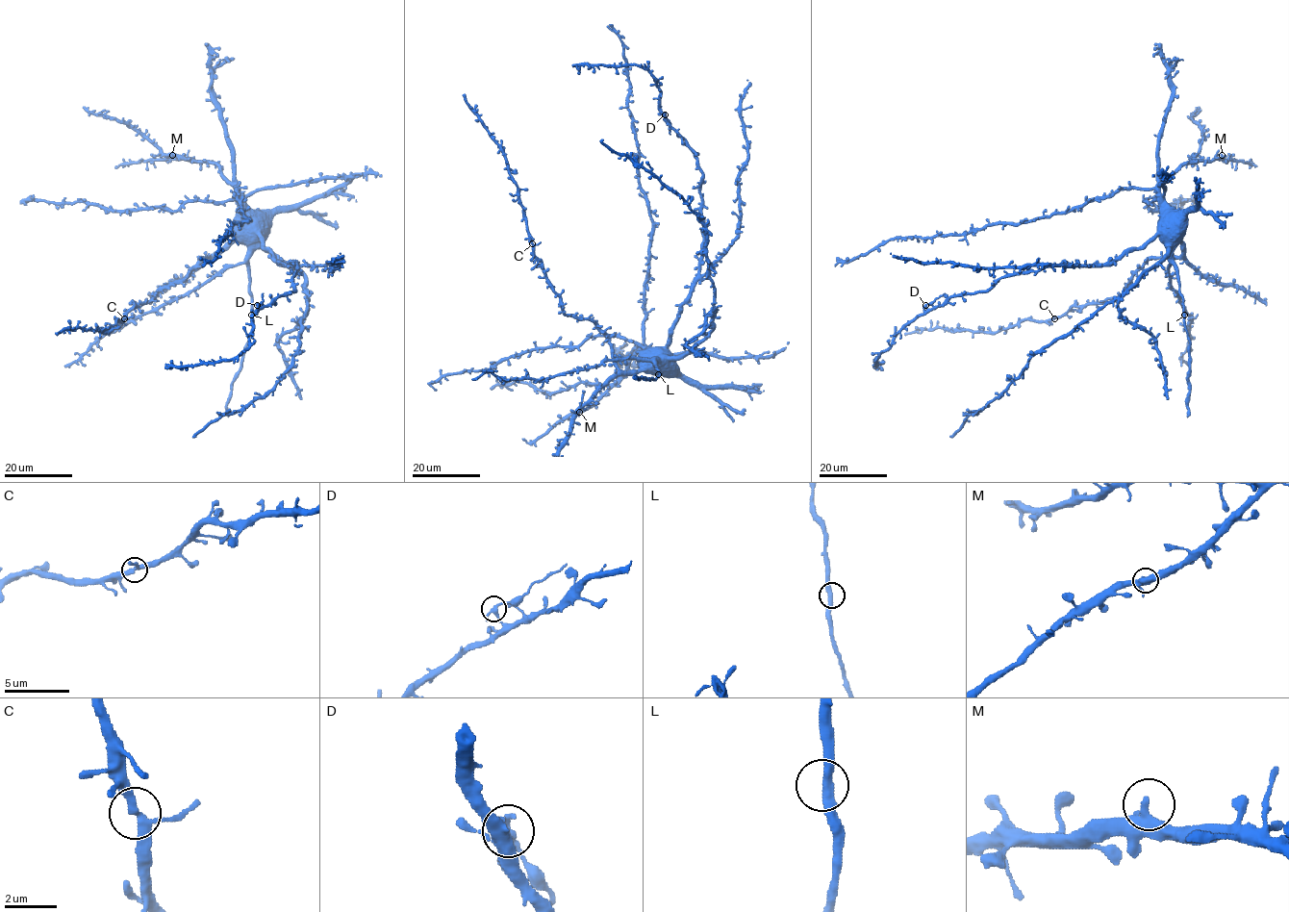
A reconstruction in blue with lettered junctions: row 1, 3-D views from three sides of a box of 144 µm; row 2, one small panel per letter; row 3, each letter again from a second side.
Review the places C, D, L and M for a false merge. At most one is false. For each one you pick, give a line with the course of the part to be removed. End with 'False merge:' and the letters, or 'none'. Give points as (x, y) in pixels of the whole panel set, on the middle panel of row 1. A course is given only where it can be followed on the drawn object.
D: Course of the part to remove: (665, 114), (670, 123), (670, 134)
False merge: D

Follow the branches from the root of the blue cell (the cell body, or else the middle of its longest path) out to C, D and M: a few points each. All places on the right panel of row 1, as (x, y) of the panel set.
C: (1163, 223), (1180, 240), (1182, 253), (1179, 256), (1150, 258), (1116, 297), (1073, 306), (1054, 318)
D: (1163, 223), (1139, 247), (1108, 264), (1006, 274), (986, 291), (925, 305)
M: (1163, 223), (1160, 187), (1184, 164), (1210, 162), (1219, 159), (1222, 155)

